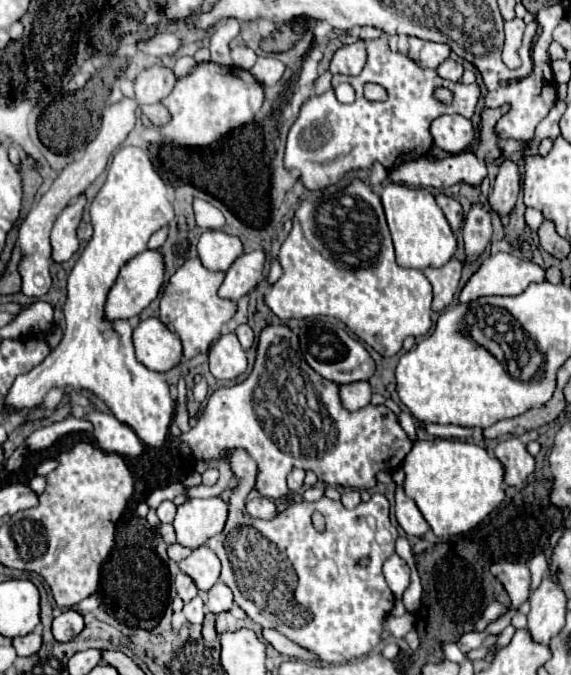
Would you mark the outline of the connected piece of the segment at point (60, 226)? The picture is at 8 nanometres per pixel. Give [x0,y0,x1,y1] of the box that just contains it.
[52,193,86,261]

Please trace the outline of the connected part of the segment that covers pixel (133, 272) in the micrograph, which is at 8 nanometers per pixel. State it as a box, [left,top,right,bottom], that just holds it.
[104,251,164,321]

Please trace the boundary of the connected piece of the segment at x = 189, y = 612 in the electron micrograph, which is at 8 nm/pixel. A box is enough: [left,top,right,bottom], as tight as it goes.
[184,597,204,623]

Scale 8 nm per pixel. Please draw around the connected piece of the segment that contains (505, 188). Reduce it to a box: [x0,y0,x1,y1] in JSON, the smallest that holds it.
[488,161,520,217]

